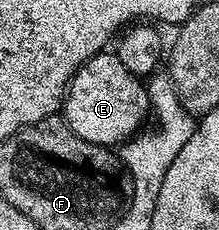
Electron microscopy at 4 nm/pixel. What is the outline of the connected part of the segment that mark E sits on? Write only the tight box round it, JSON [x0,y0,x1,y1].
[61,52,151,148]

